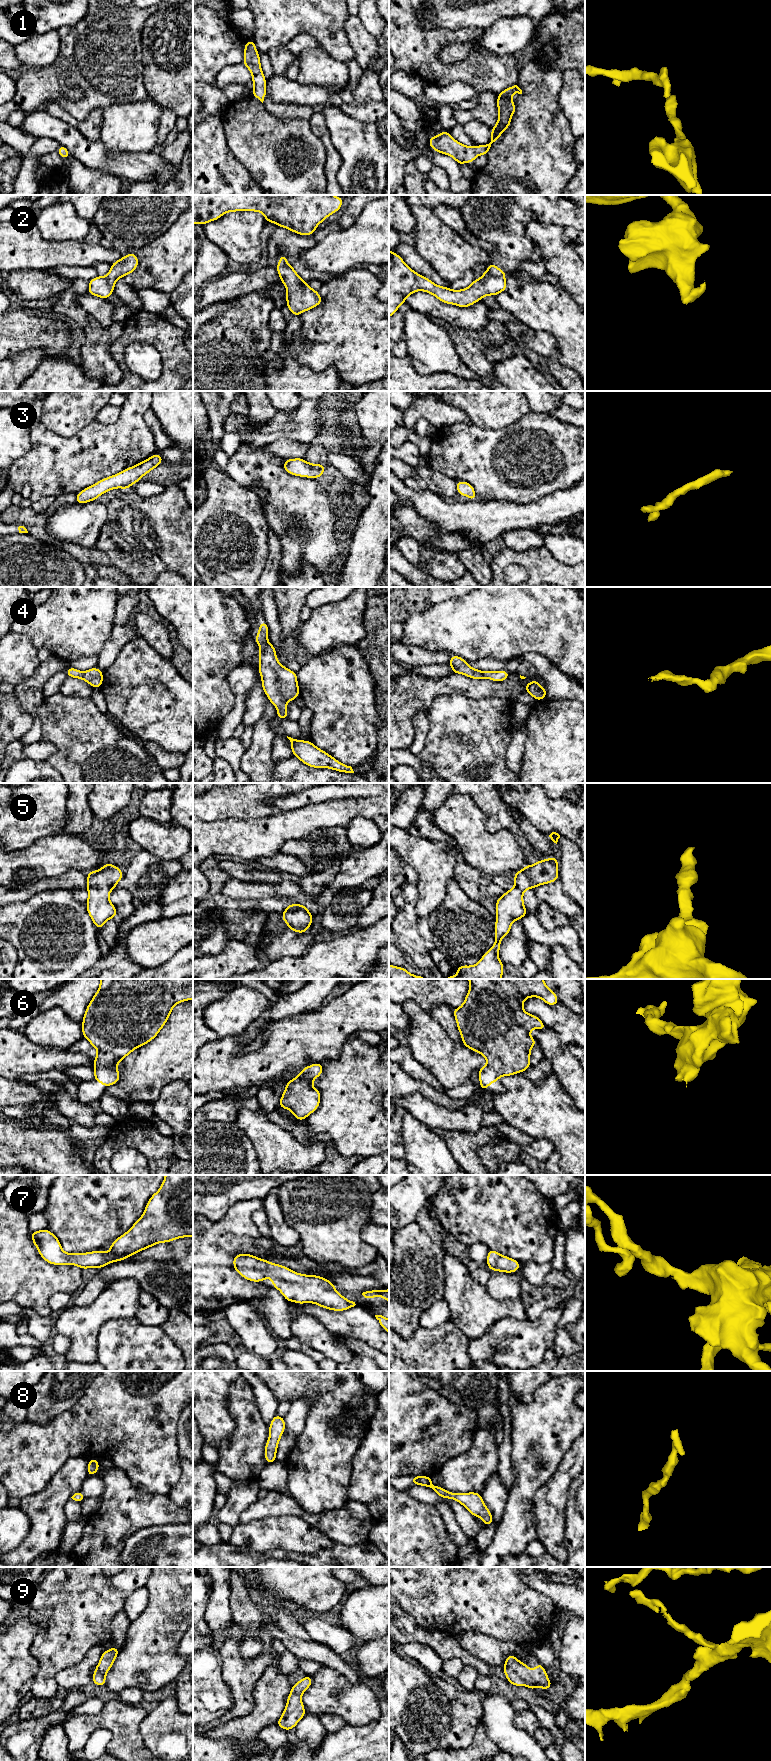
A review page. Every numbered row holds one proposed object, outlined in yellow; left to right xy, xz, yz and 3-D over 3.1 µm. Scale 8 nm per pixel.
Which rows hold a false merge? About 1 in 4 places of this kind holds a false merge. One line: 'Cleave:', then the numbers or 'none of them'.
Cleave: none of them

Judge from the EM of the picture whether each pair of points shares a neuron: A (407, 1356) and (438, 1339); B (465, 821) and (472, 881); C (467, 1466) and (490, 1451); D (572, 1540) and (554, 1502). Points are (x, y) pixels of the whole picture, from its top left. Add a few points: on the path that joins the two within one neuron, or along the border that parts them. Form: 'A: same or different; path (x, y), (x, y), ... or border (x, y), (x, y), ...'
A: same; path (415, 1356), (421, 1356), (430, 1347)
B: different; border (461, 857), (481, 873)
C: same; path (473, 1466), (484, 1457)
D: different; border (566, 1503), (565, 1548), (567, 1550)

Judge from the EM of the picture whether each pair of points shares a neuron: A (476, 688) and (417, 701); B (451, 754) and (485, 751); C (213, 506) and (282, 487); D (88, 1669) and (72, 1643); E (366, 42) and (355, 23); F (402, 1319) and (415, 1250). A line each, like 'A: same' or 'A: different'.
A: same
B: same
C: different
D: different
E: same
F: same

